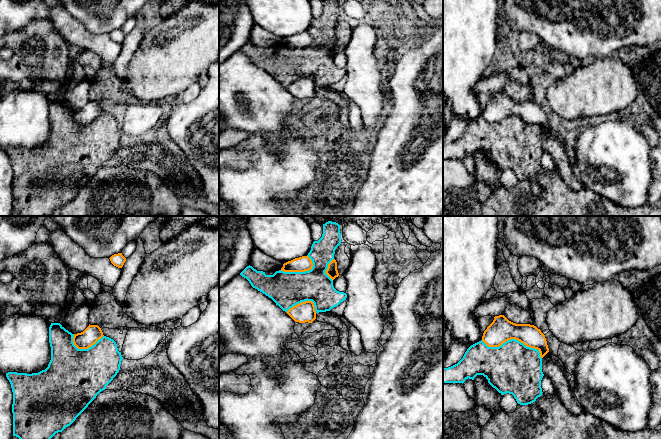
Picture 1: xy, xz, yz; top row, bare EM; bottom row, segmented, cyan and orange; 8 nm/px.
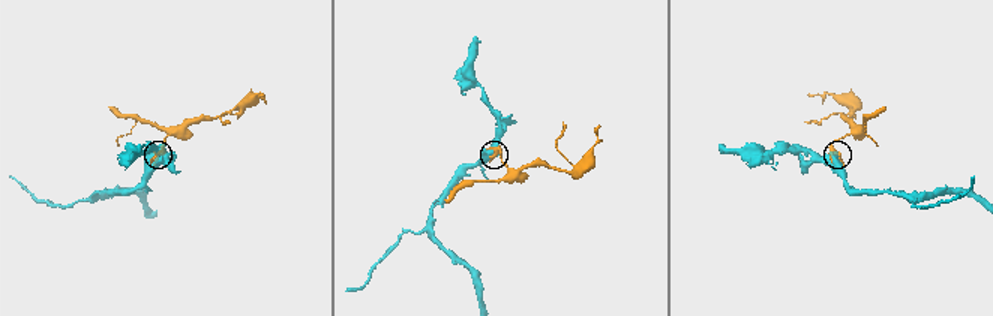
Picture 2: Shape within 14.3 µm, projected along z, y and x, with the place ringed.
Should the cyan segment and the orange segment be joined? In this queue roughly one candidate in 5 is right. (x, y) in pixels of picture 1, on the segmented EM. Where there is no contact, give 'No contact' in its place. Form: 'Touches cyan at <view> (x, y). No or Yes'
Touches cyan at yz (513, 339). No

